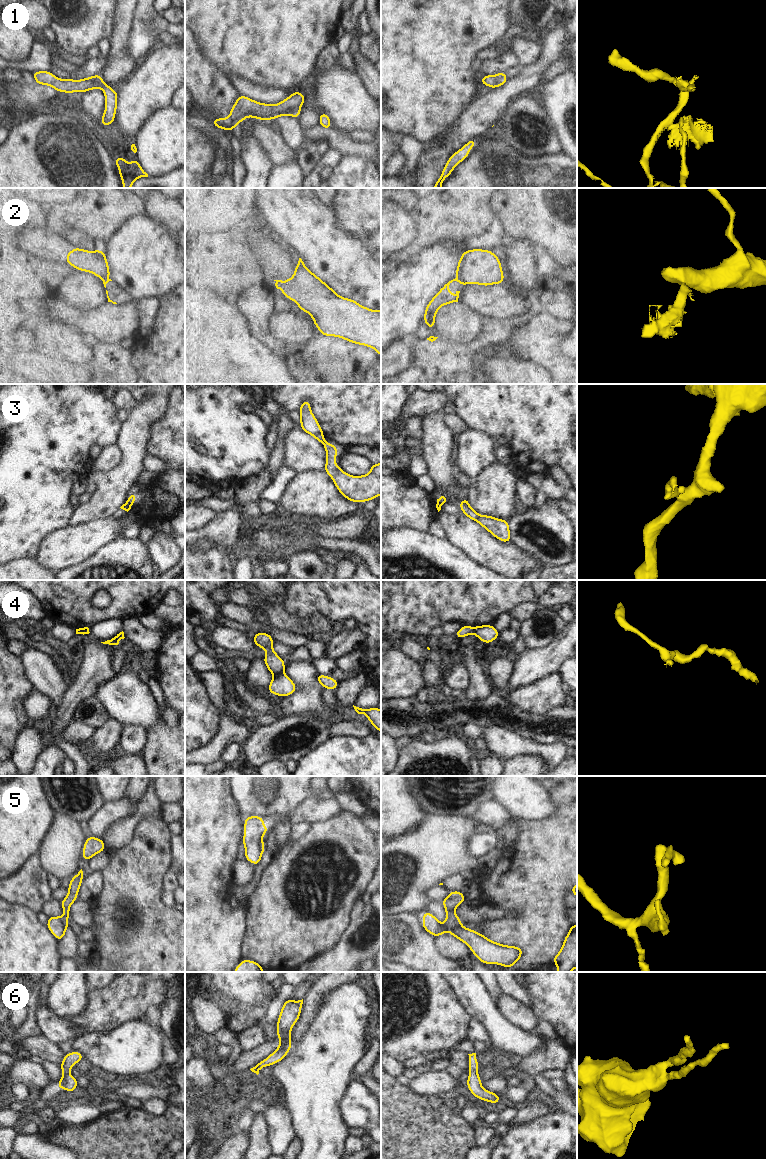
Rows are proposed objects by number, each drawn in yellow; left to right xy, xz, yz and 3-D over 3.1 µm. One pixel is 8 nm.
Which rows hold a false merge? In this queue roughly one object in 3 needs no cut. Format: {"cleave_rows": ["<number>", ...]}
{"cleave_rows": ["1", "2", "3", "4", "5"]}

